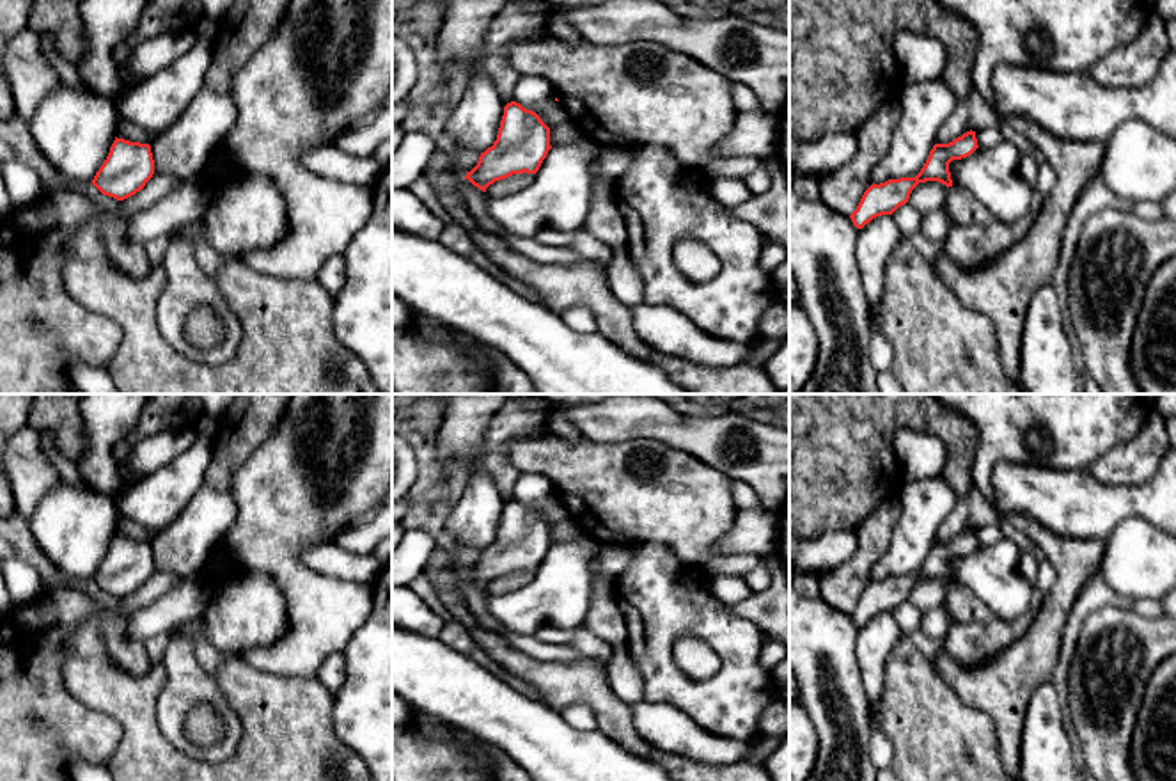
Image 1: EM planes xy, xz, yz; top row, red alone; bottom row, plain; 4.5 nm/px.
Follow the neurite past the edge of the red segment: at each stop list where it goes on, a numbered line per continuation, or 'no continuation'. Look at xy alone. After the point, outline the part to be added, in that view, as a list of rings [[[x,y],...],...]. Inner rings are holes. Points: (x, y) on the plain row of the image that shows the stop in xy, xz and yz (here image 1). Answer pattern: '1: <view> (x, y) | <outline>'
no continuation

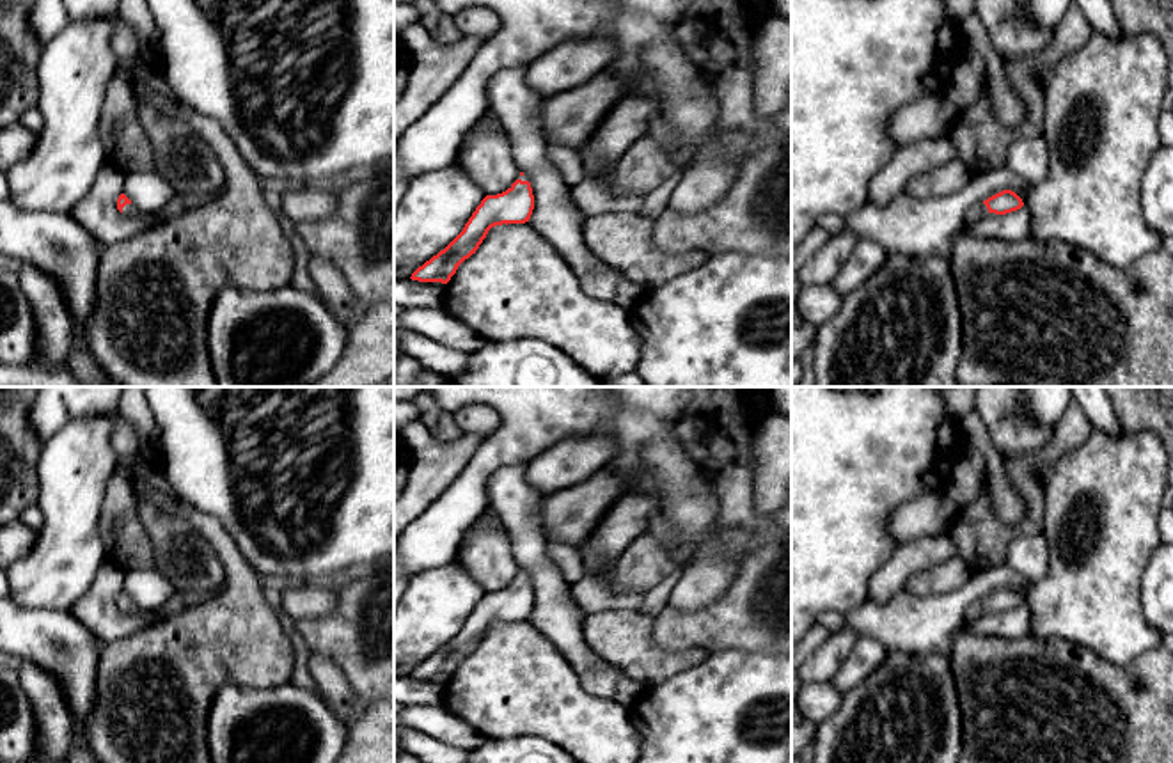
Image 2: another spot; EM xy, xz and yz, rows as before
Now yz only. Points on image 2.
1: yz (975, 611) | [[[981,600],[981,602],[976,602],[972,603],[965,614],[964,614],[964,621],[965,623],[972,623],[976,621],[980,616],[983,616],[985,612],[988,610],[987,603]]]

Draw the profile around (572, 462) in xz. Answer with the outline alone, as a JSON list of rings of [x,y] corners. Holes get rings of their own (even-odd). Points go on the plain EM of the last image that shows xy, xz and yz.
[[[605,433],[573,437],[527,461],[525,479],[543,495],[577,486],[603,470],[618,452]]]

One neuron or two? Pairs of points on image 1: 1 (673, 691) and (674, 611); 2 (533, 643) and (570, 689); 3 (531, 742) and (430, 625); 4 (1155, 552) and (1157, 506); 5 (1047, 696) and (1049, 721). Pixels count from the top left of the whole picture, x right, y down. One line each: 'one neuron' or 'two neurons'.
1: one neuron
2: two neurons
3: two neurons
4: two neurons
5: one neuron

